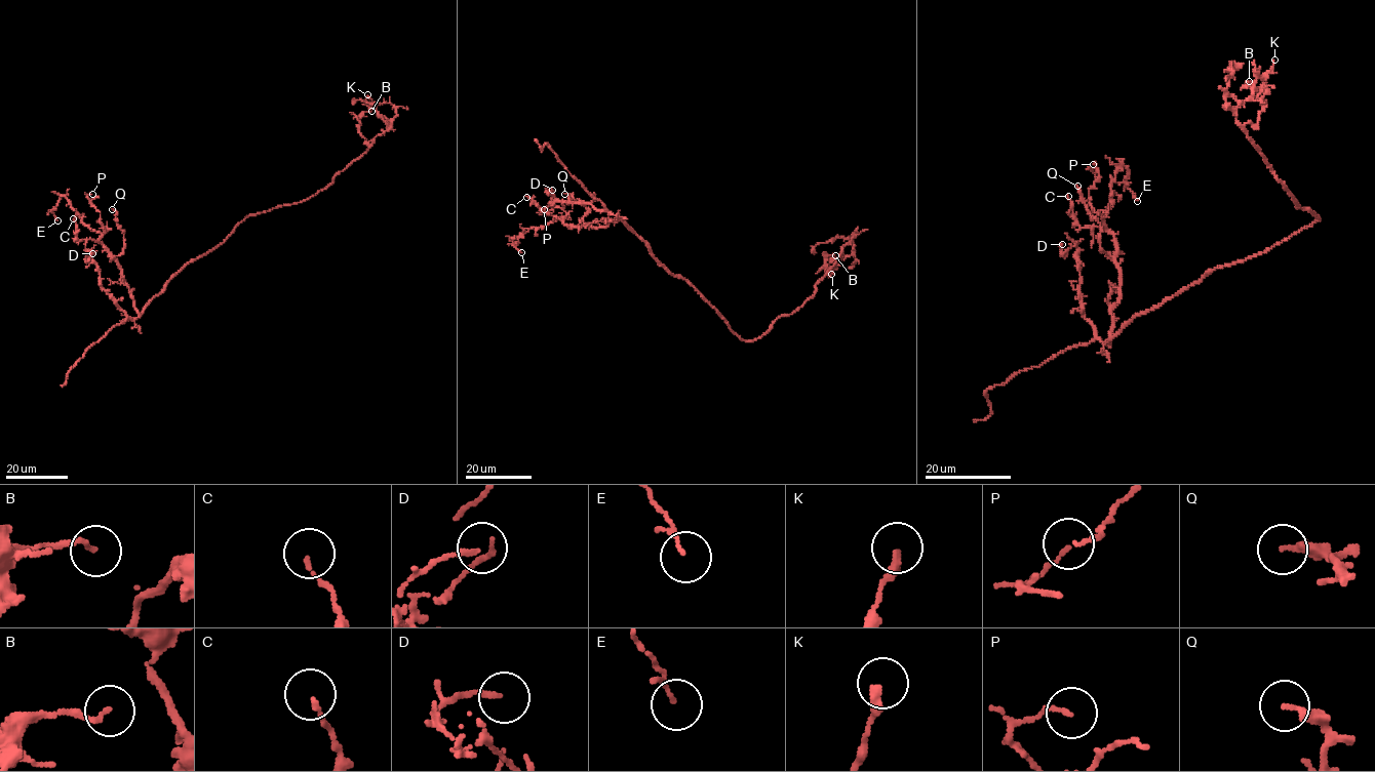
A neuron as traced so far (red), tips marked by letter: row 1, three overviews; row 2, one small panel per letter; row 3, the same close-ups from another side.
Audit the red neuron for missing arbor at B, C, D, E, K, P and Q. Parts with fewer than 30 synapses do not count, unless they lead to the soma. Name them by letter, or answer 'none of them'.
none of them

